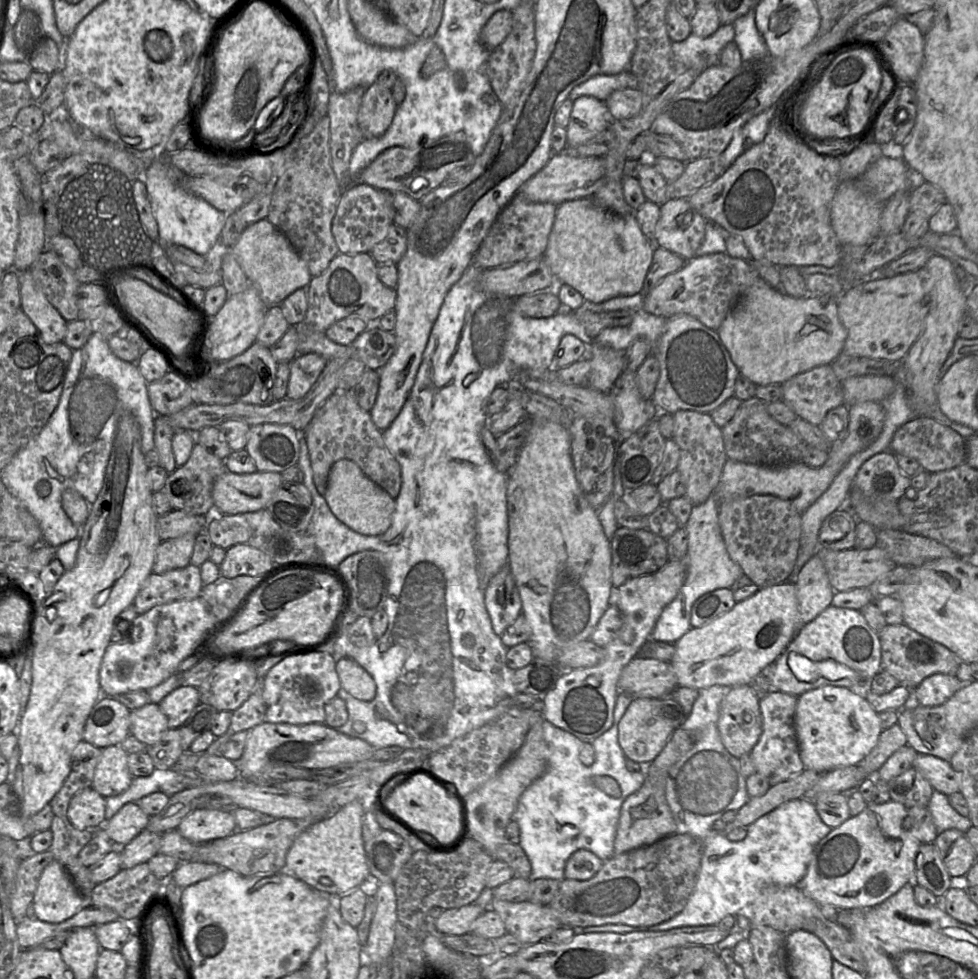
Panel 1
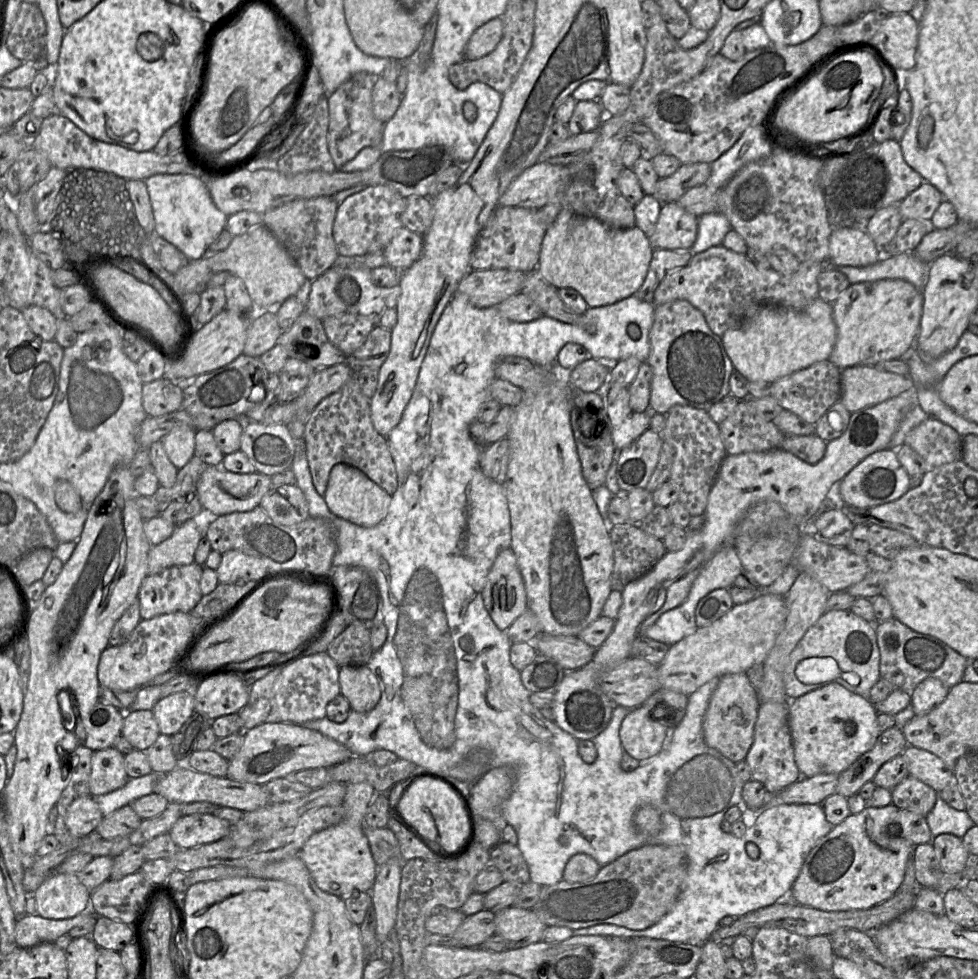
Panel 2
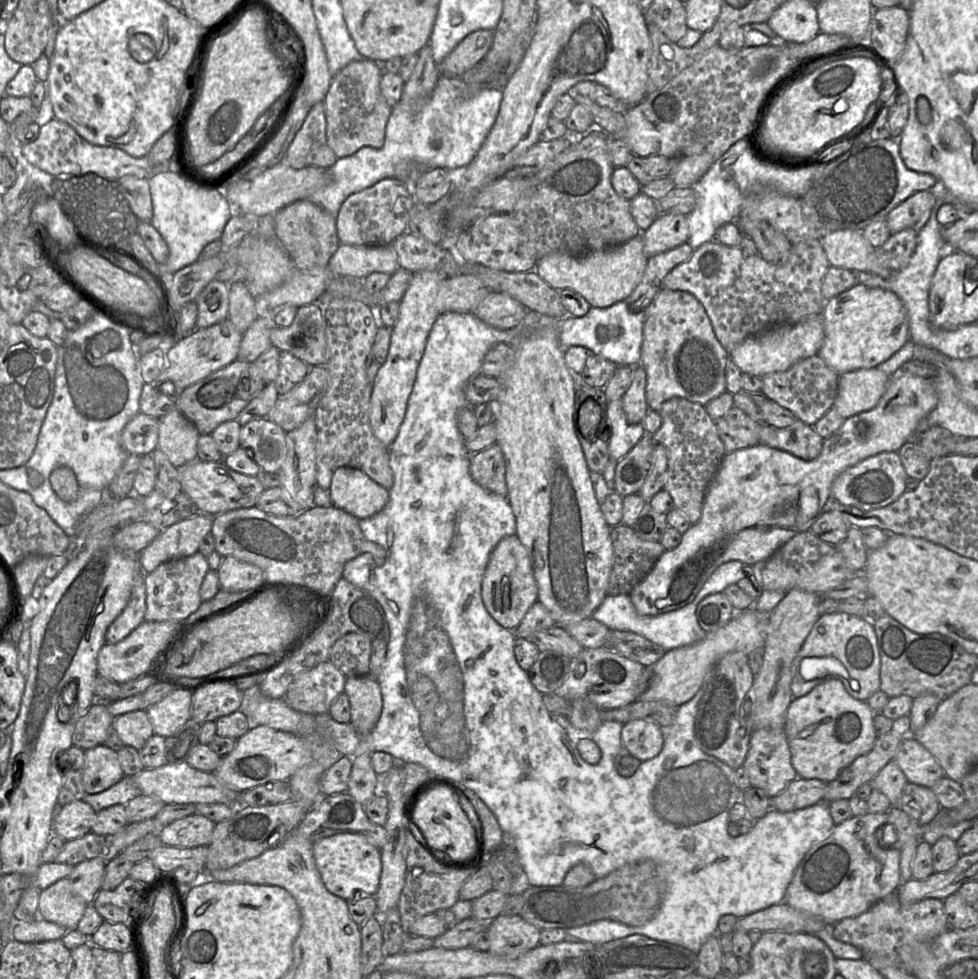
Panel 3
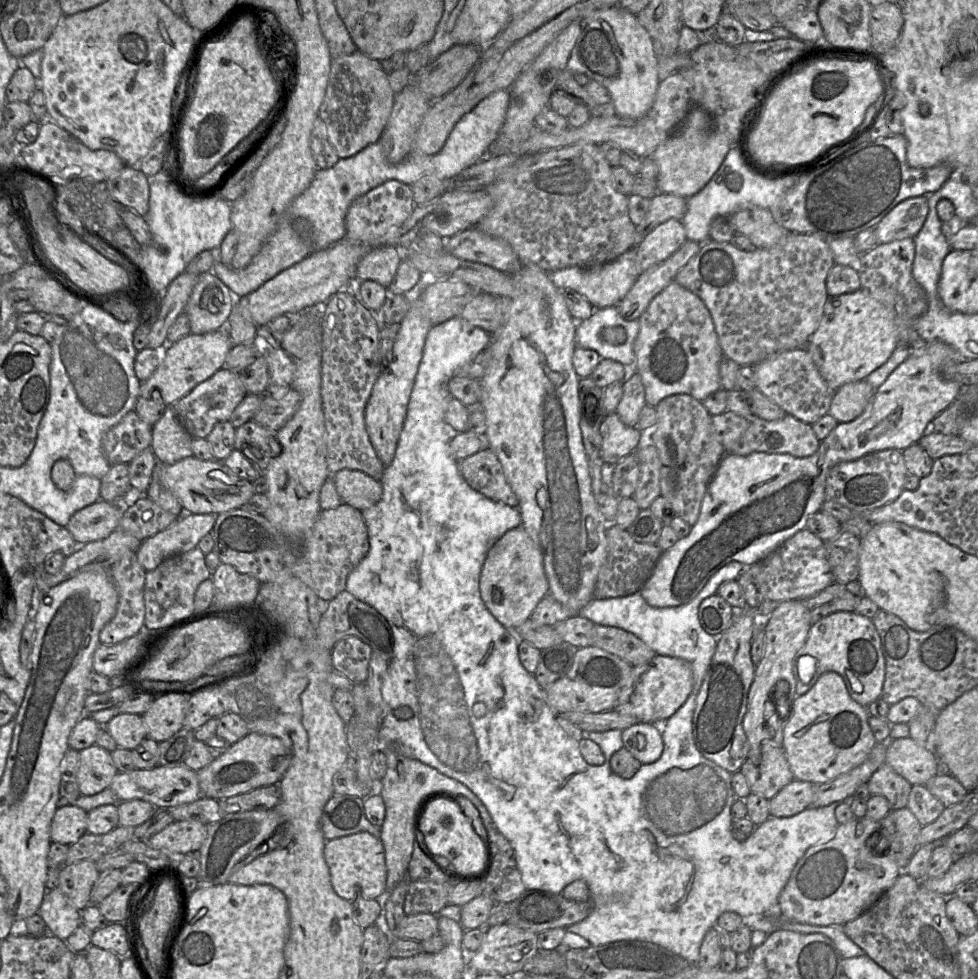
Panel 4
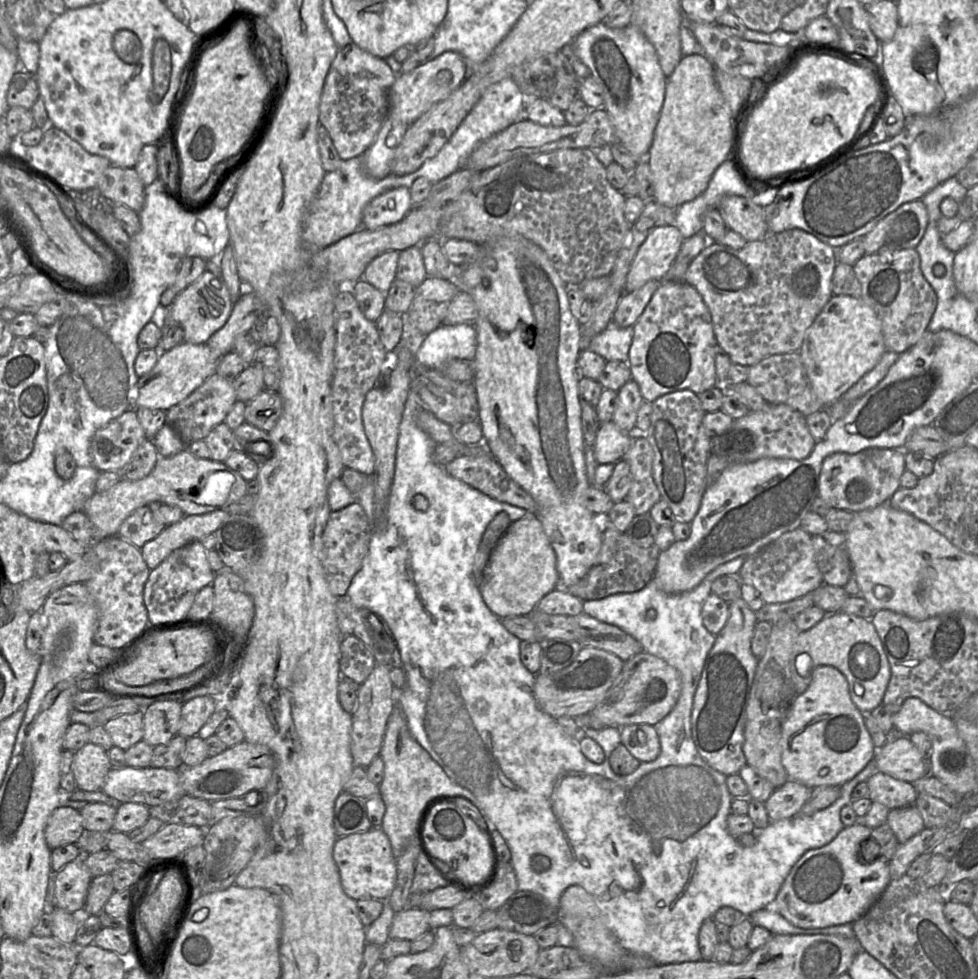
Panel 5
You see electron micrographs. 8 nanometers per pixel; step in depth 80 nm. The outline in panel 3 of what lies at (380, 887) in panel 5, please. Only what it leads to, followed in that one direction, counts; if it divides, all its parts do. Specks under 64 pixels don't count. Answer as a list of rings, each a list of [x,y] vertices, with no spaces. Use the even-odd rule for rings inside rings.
[[[341,832],[313,842],[313,855],[322,881],[329,892],[345,900],[359,895],[375,895],[382,871],[381,850],[373,846],[362,833]]]

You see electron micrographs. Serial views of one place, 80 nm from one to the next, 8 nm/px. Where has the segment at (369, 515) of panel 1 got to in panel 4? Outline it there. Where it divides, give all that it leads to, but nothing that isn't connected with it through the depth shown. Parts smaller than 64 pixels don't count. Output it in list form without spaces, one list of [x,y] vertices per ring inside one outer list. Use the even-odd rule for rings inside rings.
[[[359,470],[338,471],[334,484],[342,502],[360,511],[375,505],[383,495],[381,482]]]

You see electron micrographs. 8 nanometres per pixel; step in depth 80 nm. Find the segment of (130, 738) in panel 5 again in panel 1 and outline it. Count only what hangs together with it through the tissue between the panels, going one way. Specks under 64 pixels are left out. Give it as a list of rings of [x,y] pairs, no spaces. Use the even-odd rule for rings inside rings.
[[[148,703],[130,713],[130,734],[151,747],[169,729],[168,720],[159,704]]]

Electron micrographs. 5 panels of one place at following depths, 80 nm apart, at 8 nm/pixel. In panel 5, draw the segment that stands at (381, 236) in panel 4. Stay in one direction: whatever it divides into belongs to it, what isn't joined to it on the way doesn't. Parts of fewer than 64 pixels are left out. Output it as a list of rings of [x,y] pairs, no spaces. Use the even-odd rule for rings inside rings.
[[[400,186],[372,199],[363,209],[362,227],[377,230],[400,222],[414,207],[410,188]]]

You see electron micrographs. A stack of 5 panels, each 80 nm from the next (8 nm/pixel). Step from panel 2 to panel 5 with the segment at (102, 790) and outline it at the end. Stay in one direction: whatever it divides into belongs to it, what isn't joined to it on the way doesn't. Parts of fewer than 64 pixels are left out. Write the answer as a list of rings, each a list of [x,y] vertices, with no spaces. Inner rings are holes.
[[[88,742],[74,753],[73,772],[80,790],[101,790],[111,769],[108,751],[100,745]]]

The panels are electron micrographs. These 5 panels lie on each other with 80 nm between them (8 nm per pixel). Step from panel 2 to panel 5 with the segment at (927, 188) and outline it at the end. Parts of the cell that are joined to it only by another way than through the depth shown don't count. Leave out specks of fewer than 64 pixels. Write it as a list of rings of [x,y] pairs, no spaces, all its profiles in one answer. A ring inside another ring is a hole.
[[[922,200],[901,205],[863,237],[865,255],[880,250],[915,249],[923,238],[927,222],[927,209]]]

